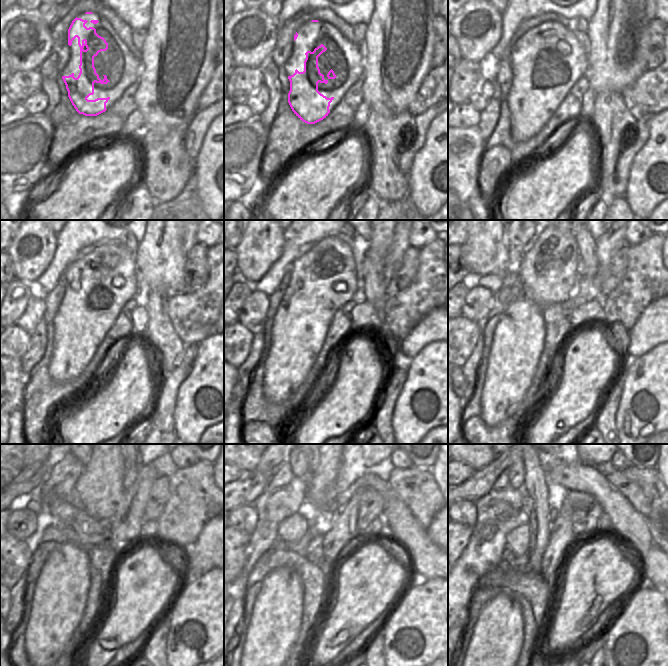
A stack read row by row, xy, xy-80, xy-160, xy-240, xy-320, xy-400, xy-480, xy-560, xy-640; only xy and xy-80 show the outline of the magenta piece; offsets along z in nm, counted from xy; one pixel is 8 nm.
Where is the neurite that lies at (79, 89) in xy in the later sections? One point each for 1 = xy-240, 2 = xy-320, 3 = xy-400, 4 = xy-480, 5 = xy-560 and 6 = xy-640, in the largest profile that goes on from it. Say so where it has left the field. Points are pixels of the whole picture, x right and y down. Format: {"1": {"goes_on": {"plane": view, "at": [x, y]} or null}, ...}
{"1": {"goes_on": {"plane": "xy-240", "at": [83, 316]}}, "2": {"goes_on": {"plane": "xy-320", "at": [302, 319]}}, "3": {"goes_on": {"plane": "xy-400", "at": [518, 341]}}, "4": {"goes_on": {"plane": "xy-480", "at": [62, 587]}}, "5": {"goes_on": {"plane": "xy-560", "at": [274, 627]}}, "6": {"goes_on": {"plane": "xy-640", "at": [498, 634]}}}

